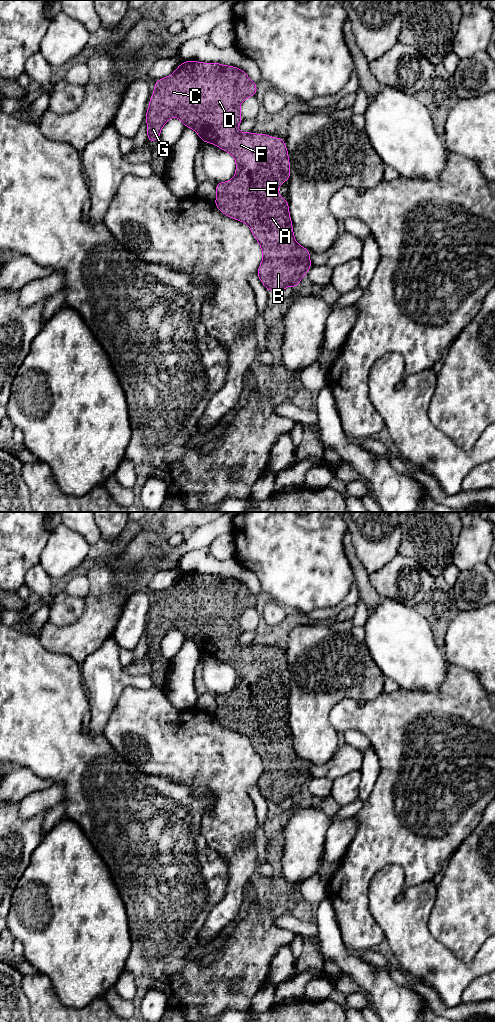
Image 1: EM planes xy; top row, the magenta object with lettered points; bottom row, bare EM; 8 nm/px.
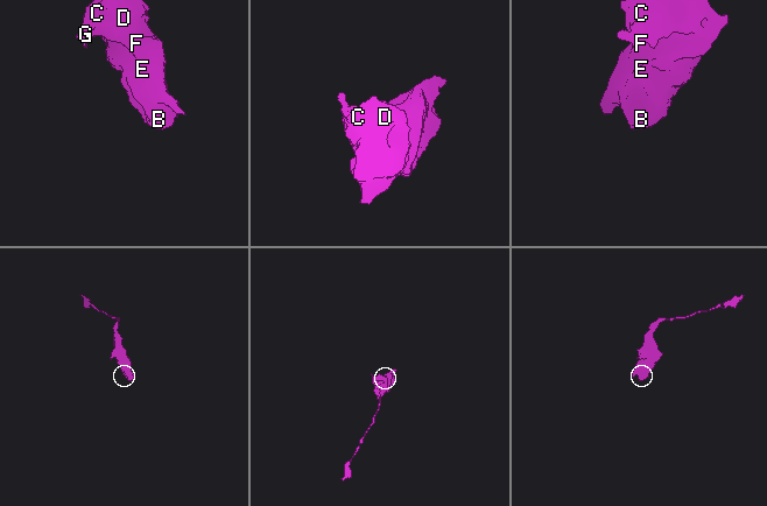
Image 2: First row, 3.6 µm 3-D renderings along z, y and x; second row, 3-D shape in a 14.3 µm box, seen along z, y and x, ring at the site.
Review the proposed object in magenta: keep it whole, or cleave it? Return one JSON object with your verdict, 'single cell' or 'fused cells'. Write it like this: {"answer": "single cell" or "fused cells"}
{"answer": "single cell"}

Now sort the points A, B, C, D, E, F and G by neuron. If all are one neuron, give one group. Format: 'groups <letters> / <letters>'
groups A B C D E F G

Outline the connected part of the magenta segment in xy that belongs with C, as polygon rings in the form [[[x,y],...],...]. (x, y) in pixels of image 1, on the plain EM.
[[[184,573],[170,588],[156,592],[149,620],[146,624],[148,655],[160,651],[160,643],[171,629],[179,630],[186,640],[196,643],[203,654],[215,656],[229,664],[236,673],[236,686],[228,694],[216,695],[217,709],[215,717],[224,727],[246,735],[258,753],[263,764],[262,774],[257,787],[268,803],[282,803],[288,798],[298,799],[302,789],[309,783],[310,763],[300,758],[293,747],[293,738],[289,726],[288,713],[278,707],[278,698],[290,689],[290,674],[285,653],[279,649],[269,649],[268,646],[237,643],[237,638],[243,633],[240,617],[248,610],[255,608],[257,596],[249,591],[246,584],[234,578],[220,575],[201,575]]]

